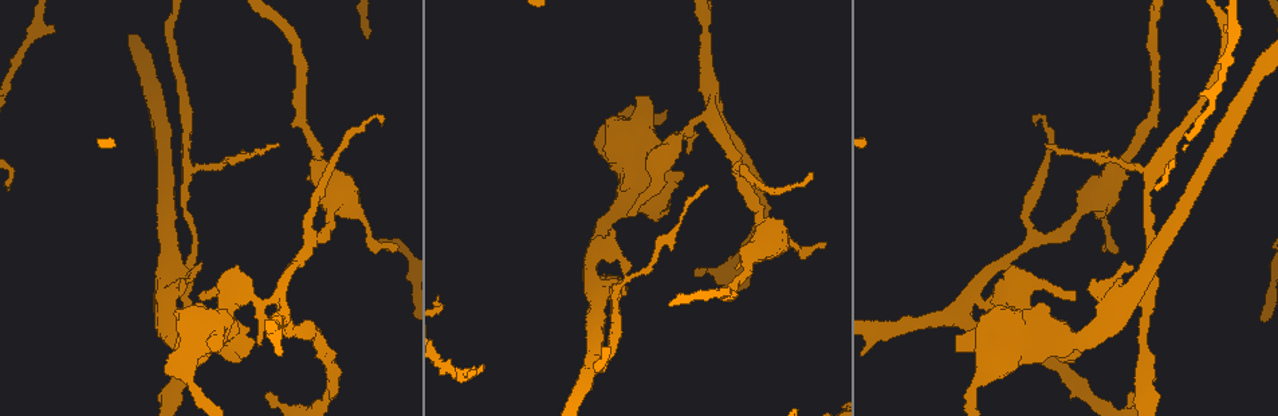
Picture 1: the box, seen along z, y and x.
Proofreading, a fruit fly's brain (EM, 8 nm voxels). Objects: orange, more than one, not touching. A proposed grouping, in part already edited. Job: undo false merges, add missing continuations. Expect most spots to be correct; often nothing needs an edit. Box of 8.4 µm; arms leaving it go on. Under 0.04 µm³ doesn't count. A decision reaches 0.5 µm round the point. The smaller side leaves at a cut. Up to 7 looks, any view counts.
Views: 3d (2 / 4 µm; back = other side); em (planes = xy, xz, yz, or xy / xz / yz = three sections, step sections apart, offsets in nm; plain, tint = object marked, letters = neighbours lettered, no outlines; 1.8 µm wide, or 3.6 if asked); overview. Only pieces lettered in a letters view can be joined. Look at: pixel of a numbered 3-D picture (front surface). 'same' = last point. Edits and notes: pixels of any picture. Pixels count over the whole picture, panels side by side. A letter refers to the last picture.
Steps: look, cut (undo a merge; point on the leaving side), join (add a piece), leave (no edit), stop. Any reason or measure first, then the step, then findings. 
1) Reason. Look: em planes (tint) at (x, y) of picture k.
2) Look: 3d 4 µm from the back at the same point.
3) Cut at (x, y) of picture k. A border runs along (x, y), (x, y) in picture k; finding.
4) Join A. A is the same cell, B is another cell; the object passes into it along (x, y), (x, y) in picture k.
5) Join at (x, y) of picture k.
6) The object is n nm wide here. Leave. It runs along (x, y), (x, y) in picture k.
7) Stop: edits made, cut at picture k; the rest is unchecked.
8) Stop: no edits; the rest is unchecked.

Thin end. Look: 3d 2 µm at (1035, 126) of picture 1.

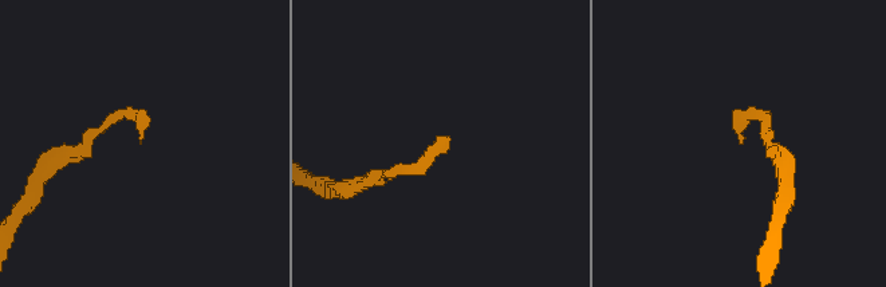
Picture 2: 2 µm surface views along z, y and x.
Look: em planes (letters) at (140, 139) of picture 2.

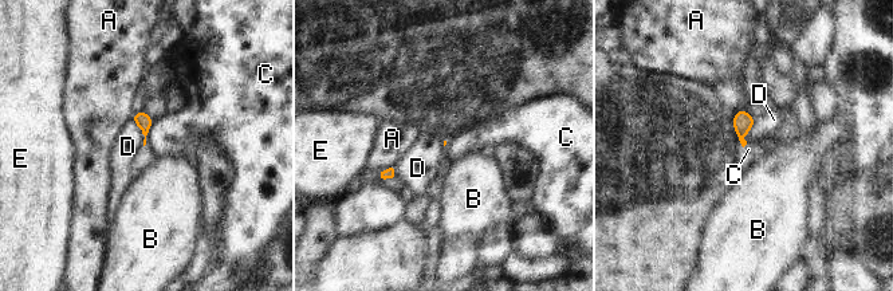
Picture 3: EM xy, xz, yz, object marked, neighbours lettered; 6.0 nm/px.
Leave. A, B, C, D and E are other cells; a border runs along (130, 118), (144, 136), (144, 146) in picture 3; none of them fits.

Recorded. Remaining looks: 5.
Sharp bend. Look: em planes (letters) at (1147, 273) of picture 1.

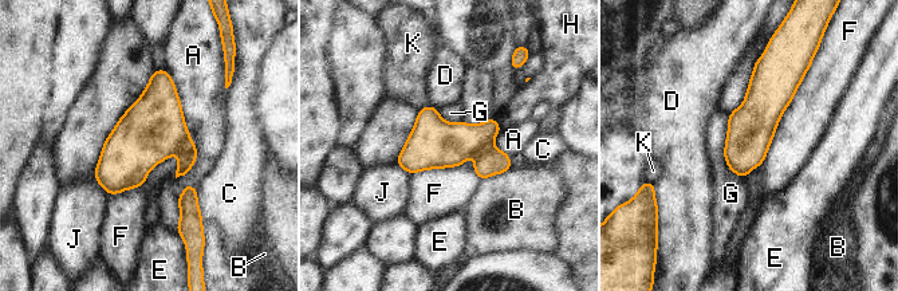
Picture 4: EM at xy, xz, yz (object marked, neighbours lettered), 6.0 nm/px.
Cut at (489, 161) of picture 4. A, B, C, D, E, F, G, H, J and K are other cells; a border runs along (491, 145), (476, 156) in picture 4; a second cell is stuck on.

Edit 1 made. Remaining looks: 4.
Look: overview.

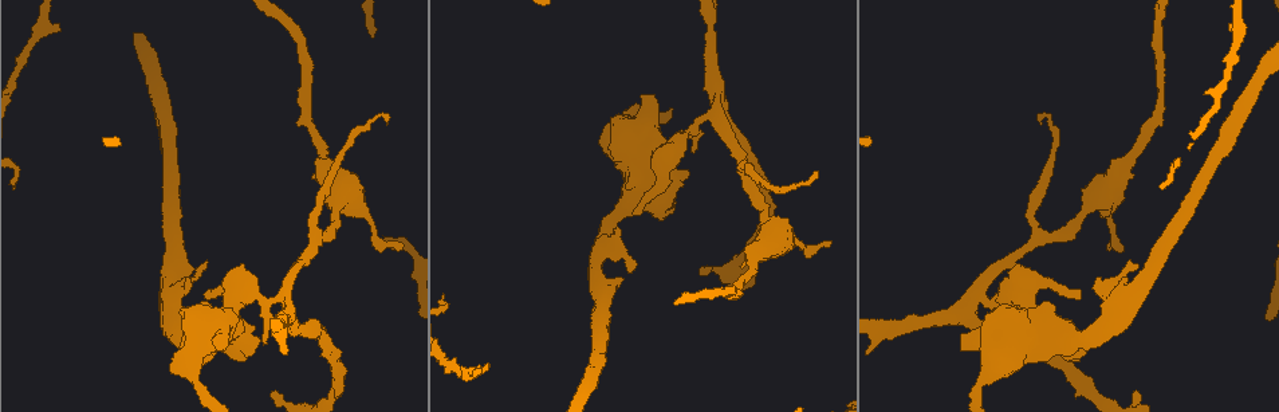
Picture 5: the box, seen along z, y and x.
End of a long branch. Look: 3d 2 µm at (1136, 391) of picture 5.

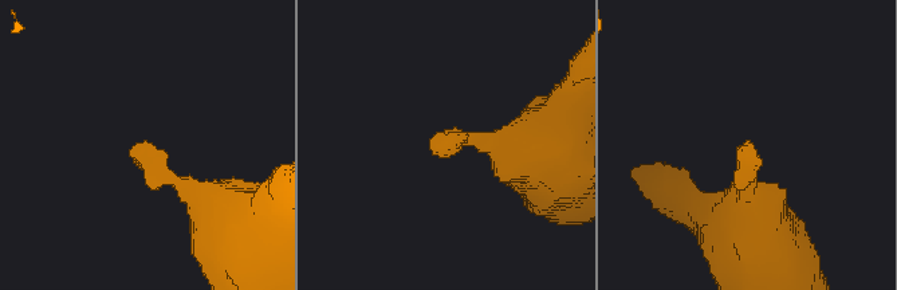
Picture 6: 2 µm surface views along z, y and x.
Shape alone is not enough. Look: em planes (letters) at (745, 141) of picture 6.

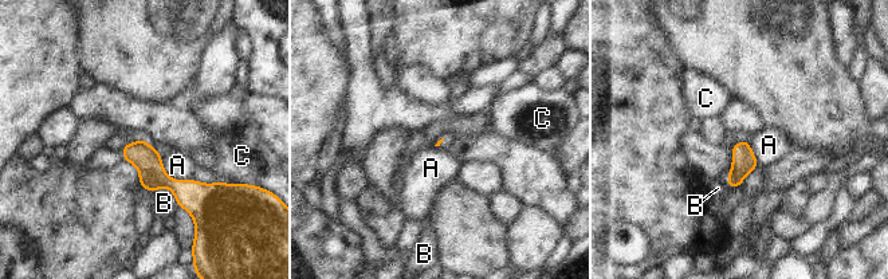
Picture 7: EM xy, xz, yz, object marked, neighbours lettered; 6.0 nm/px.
The longest contact is with A, 260 nm. Leave. A, B and C are other cells; none of them fits.

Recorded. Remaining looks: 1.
Stop: edits made, cut at picture 4; the rest is unchecked.

